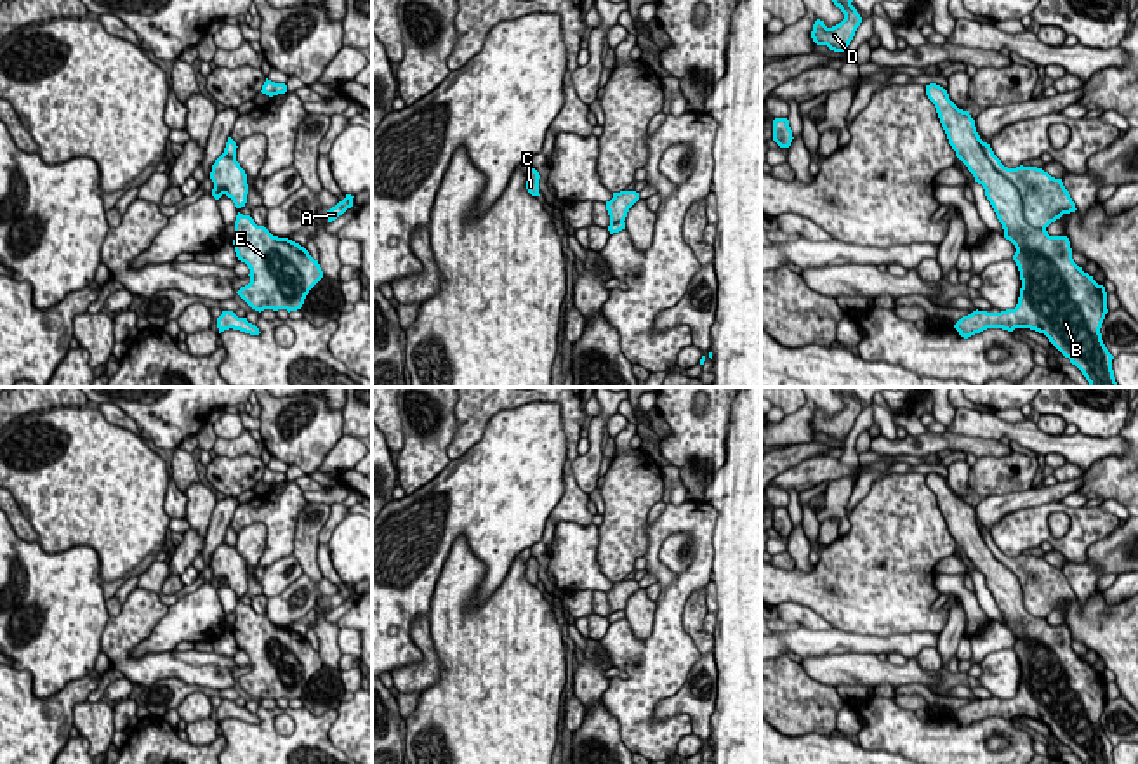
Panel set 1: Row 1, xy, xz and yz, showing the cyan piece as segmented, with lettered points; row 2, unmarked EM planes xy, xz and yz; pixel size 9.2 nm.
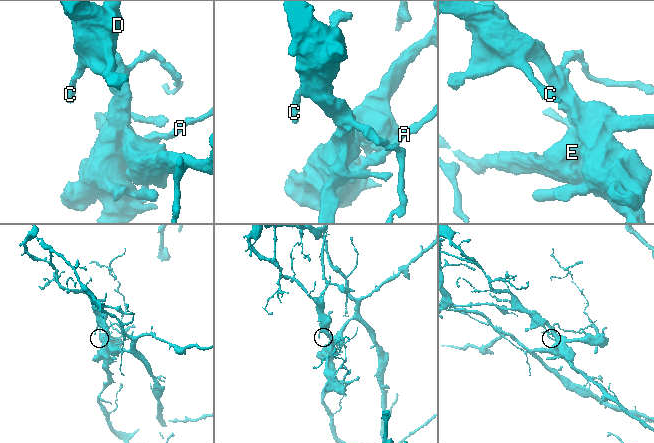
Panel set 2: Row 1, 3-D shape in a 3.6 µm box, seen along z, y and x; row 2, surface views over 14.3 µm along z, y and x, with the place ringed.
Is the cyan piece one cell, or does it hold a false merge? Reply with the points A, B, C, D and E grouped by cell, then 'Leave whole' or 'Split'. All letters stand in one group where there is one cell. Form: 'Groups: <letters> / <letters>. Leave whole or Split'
Groups: A B C D / E. Split

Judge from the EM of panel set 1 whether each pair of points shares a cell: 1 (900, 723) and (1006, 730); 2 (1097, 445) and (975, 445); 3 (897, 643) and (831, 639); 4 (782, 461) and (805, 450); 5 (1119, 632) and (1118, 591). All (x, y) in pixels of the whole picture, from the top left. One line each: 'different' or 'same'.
1: same
2: different
3: same
4: same
5: different

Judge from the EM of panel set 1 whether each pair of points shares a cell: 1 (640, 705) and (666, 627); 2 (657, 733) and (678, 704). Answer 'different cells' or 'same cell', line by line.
1: same cell
2: different cells

